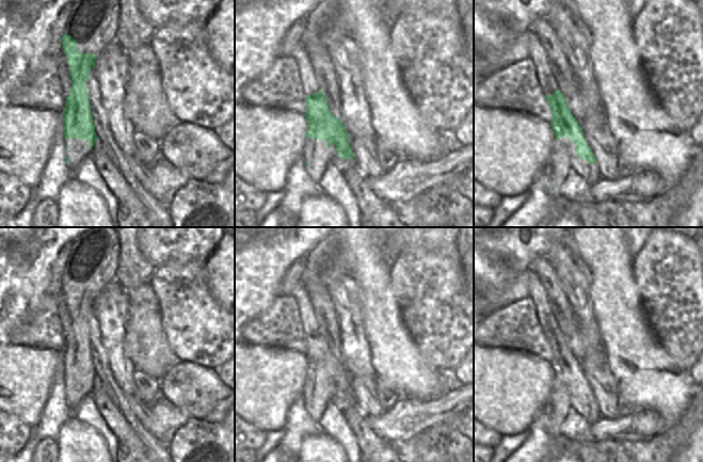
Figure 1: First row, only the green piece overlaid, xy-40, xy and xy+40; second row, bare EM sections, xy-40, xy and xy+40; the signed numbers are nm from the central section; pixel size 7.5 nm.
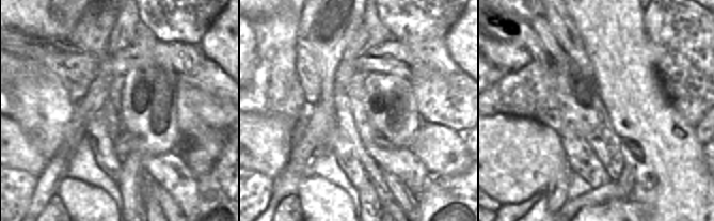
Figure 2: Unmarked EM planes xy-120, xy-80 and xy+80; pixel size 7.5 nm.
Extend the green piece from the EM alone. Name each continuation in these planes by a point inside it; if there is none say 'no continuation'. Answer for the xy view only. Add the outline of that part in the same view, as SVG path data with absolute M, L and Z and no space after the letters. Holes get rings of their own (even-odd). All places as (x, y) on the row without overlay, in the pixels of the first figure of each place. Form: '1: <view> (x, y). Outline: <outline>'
1: xy (298, 417). Outline: M299 396L291 403L287 412L287 420L283 429L285 436L288 436L301 428L305 428L306 433L309 435L322 431L321 426L314 421L308 415L304 401L304 398Z

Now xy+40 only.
1: xy+40 (540, 421). Outline: M540 413L539 415L537 415L537 417L534 418L534 420L532 421L532 424L530 425L528 431L529 432L533 432L540 428L544 428L545 429L545 433L549 434L549 430L547 428L547 420L545 418L545 415L543 413Z

